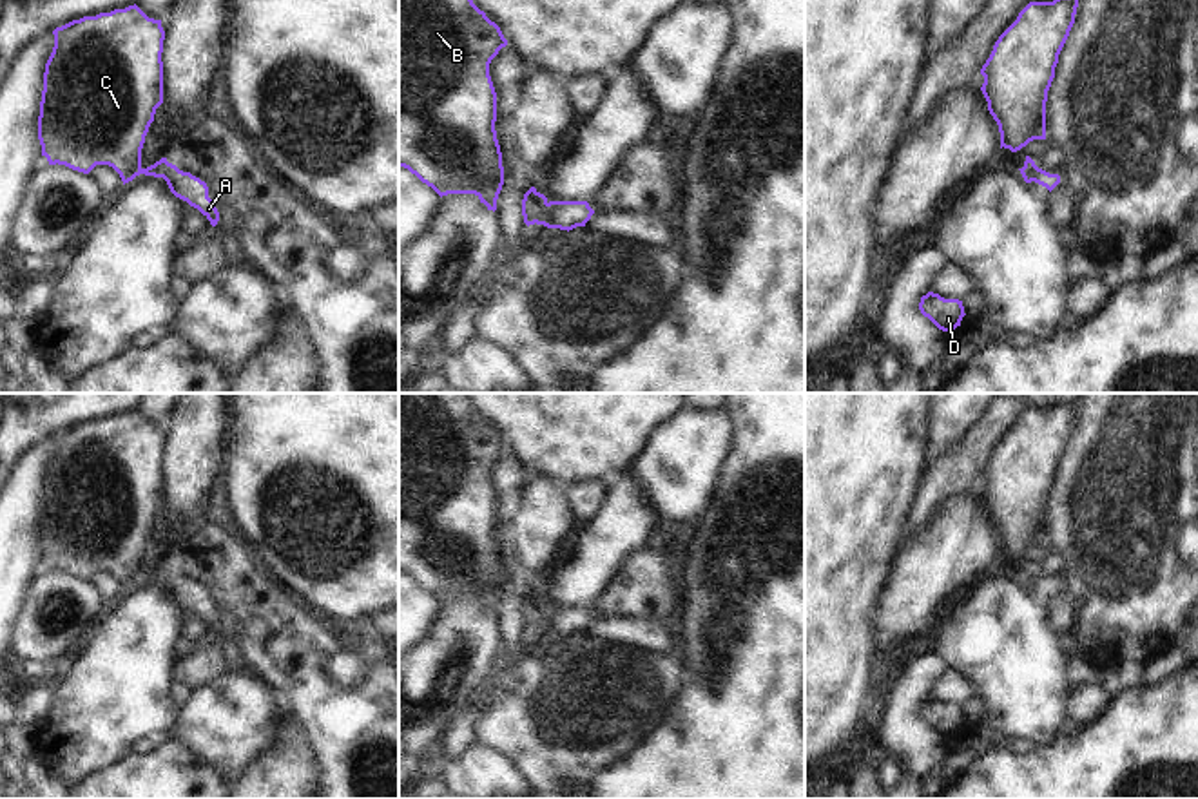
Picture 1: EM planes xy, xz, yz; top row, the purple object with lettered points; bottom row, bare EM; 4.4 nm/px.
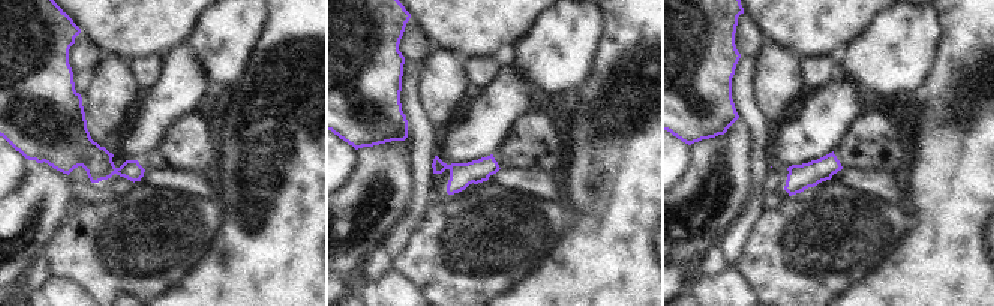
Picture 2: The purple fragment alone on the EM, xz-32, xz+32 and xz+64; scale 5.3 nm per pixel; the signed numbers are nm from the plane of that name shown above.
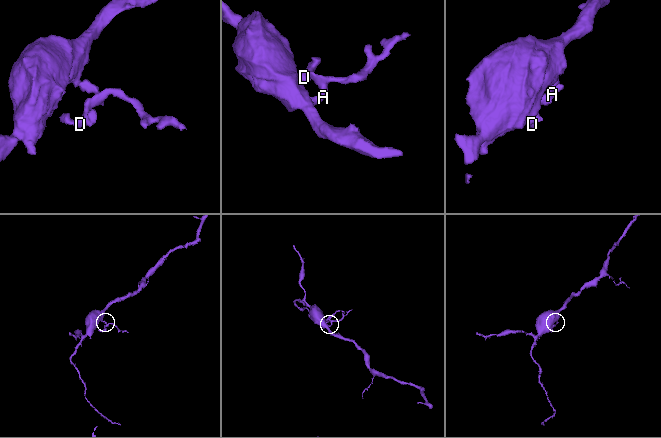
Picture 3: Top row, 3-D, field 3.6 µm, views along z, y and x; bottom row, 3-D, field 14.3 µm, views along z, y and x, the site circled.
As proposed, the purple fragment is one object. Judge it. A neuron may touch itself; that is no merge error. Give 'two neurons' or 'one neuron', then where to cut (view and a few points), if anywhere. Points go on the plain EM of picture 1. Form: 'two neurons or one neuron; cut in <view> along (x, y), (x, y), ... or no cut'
two neurons; cut in xz along (548, 609), (548, 620), (542, 629)

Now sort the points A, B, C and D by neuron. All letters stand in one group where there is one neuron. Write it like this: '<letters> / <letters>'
A D / B C

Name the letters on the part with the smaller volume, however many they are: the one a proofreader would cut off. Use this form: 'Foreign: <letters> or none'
Foreign: A, D

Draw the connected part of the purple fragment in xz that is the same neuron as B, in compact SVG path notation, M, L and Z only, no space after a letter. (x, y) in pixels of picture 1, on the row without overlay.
M399 393L399 573L408 574L440 603L475 600L497 616L504 591L497 545L497 498L489 469L507 451L500 433L480 417L468 393Z

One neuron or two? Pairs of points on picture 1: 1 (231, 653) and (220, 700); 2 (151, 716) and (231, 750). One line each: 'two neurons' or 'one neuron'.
1: two neurons
2: two neurons

